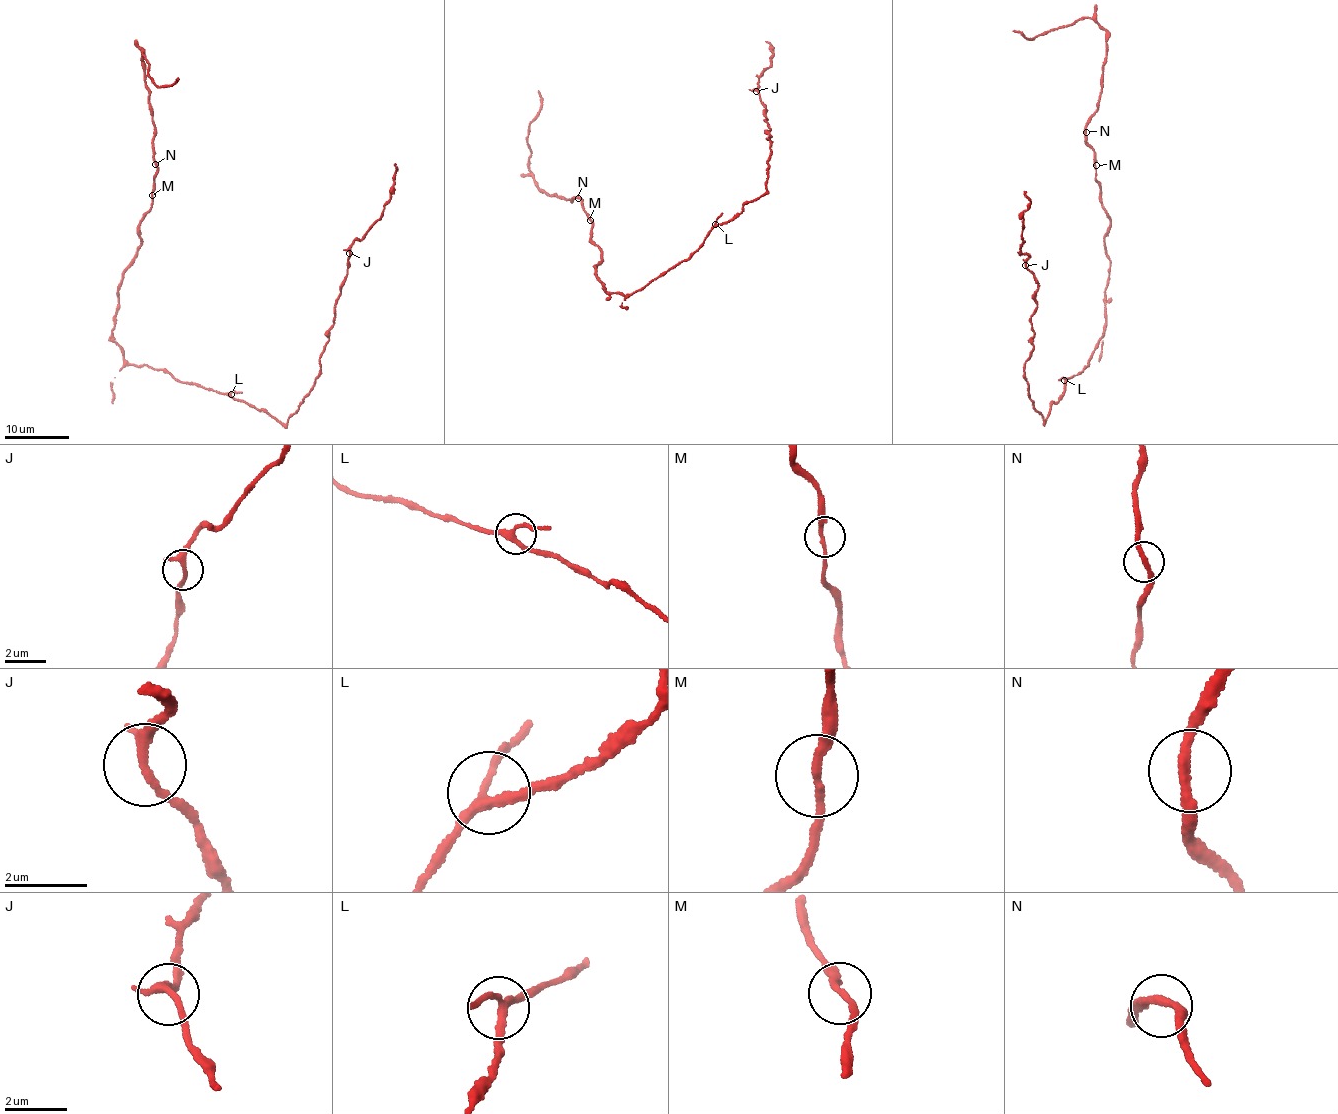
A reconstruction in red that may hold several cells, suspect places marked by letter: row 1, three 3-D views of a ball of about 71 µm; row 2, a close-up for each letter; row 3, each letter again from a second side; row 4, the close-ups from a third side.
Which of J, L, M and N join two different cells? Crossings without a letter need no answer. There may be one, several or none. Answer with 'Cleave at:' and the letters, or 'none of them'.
Cleave at: none of them

